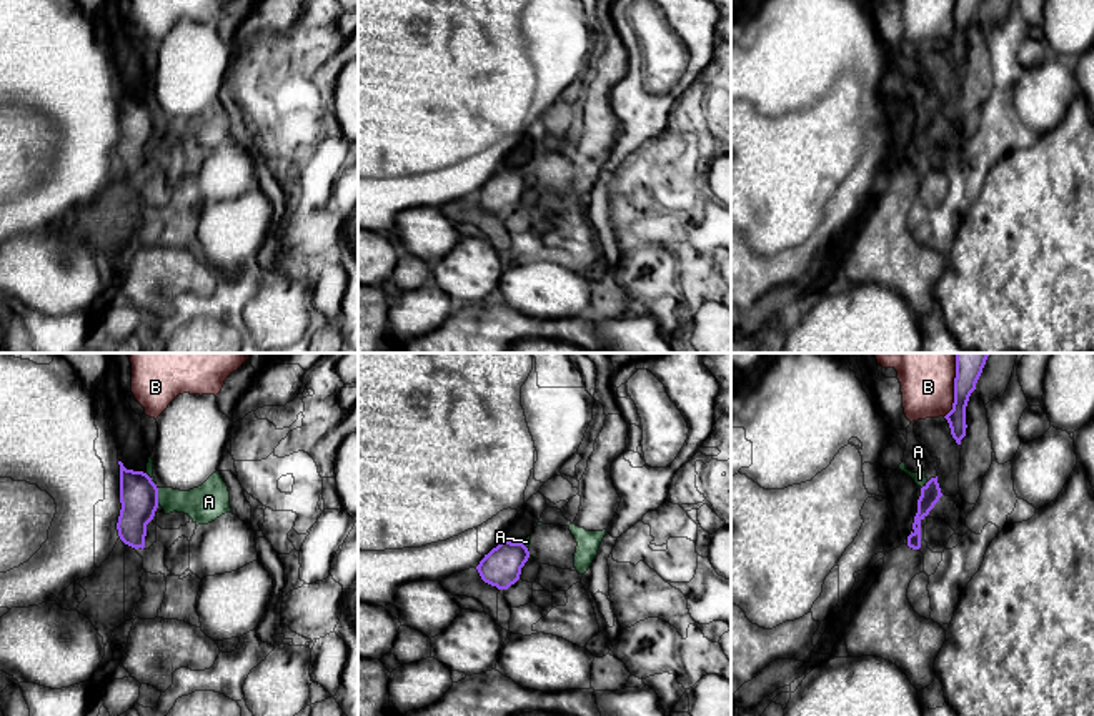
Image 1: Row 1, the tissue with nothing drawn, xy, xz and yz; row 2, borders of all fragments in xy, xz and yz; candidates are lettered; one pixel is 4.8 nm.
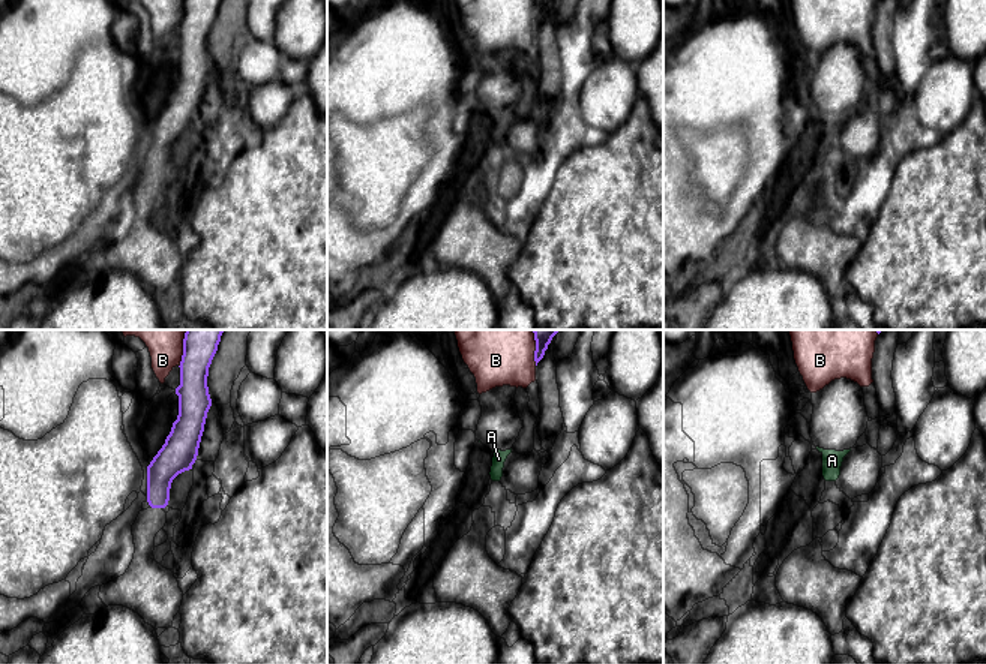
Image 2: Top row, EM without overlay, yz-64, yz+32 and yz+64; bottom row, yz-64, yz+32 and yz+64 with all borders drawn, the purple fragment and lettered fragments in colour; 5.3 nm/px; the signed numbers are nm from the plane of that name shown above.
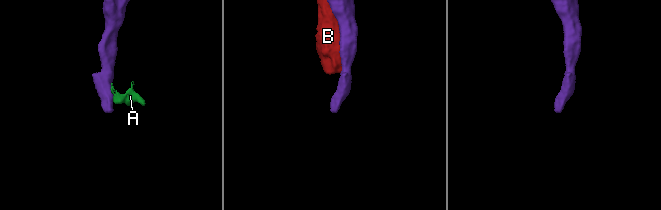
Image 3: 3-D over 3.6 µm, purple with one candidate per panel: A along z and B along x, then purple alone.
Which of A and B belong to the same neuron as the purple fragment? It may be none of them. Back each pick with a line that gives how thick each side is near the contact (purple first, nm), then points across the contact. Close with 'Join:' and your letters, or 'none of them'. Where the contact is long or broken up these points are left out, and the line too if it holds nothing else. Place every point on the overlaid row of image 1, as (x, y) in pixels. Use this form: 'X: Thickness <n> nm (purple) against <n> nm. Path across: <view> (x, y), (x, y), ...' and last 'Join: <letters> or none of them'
Join: none of them

